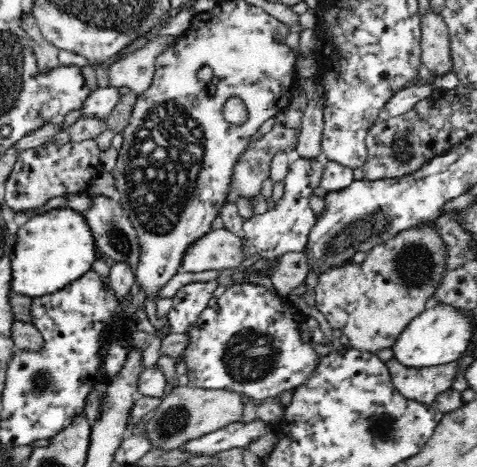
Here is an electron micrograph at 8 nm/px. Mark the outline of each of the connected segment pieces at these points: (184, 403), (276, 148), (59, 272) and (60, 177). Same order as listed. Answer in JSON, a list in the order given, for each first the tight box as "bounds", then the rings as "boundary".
[{"bounds":[141,385,244,450],"boundary":[[[179,385],[161,399],[161,403],[154,409],[154,417],[141,427],[147,430],[147,438],[153,448],[174,450],[188,440],[210,434],[230,423],[240,422],[244,404],[243,395],[236,391]]]},{"bounds":[227,124,297,200],"boundary":[[[275,124],[270,132],[260,140],[252,142],[235,164],[232,176],[232,192],[227,200],[236,200],[238,196],[252,198],[259,194],[264,180],[270,178],[270,162],[277,152],[289,152],[297,146],[297,132]]]},{"bounds":[10,207,100,298],"boundary":[[[58,207],[30,216],[25,224],[18,227],[14,241],[10,258],[10,292],[32,298],[62,290],[72,280],[92,269],[94,260],[100,255],[84,215],[68,207]]]},{"bounds":[5,140,104,210],"boundary":[[[95,140],[68,142],[58,146],[49,142],[34,149],[24,150],[17,156],[12,174],[5,184],[5,204],[11,210],[30,210],[44,206],[50,198],[84,192],[92,178],[100,177],[104,171],[101,154]]]}]

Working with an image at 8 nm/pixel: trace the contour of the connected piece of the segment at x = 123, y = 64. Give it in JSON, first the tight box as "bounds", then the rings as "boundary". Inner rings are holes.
{"bounds":[106,36,174,94],"boundary":[[[174,36],[158,37],[143,47],[136,49],[126,56],[115,60],[106,68],[108,75],[108,87],[126,86],[130,92],[142,94],[150,84],[154,76],[154,62],[156,56],[172,44]]]}

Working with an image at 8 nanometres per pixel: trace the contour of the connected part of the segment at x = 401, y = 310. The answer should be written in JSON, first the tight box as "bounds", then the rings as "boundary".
{"bounds":[315,223,444,353],"boundary":[[[431,223],[418,225],[390,237],[384,244],[367,252],[362,264],[346,263],[332,267],[317,278],[315,305],[325,316],[332,329],[341,330],[349,344],[358,350],[376,353],[382,348],[391,348],[400,333],[429,305],[429,299],[440,284],[444,272],[444,241]]]}

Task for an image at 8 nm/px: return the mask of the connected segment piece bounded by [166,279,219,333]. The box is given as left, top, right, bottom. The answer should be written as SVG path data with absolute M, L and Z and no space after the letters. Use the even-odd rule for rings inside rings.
M218 279L202 282L195 281L182 286L171 298L172 304L166 314L169 332L188 332L190 324L198 320L201 312L208 306Z

